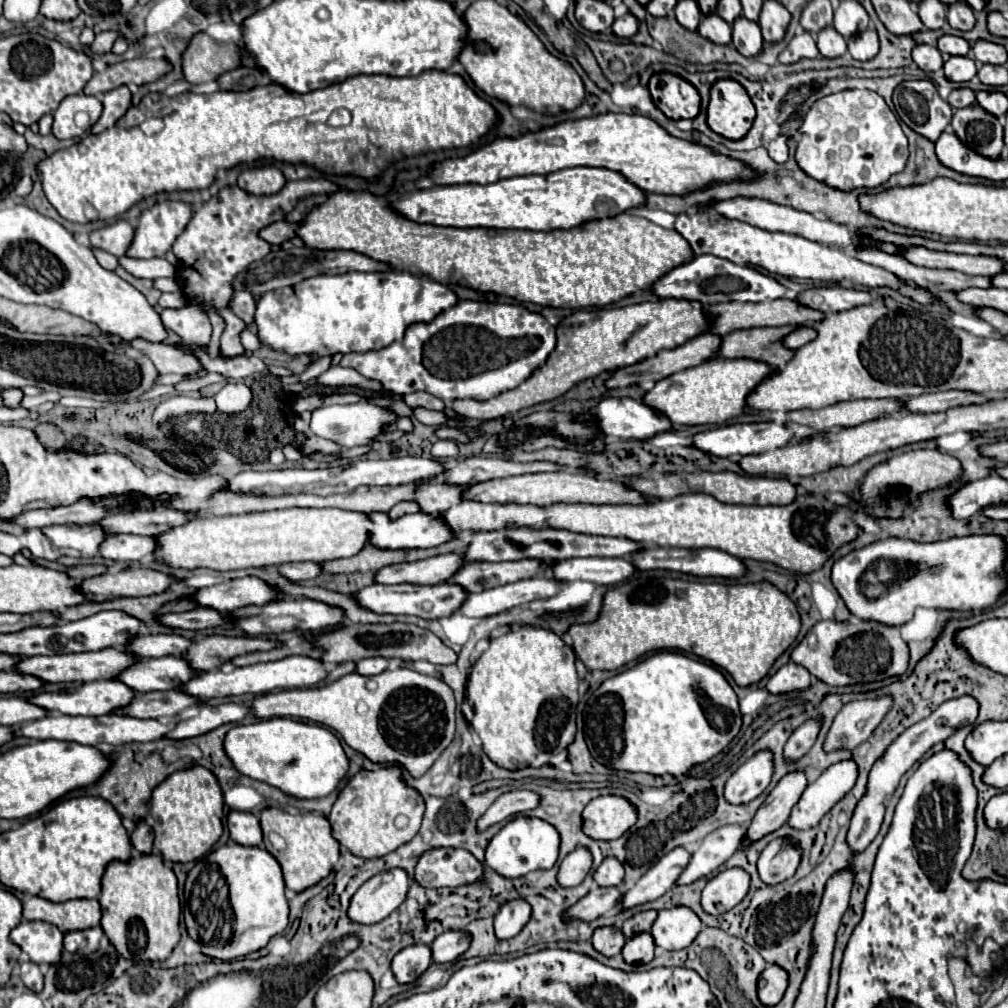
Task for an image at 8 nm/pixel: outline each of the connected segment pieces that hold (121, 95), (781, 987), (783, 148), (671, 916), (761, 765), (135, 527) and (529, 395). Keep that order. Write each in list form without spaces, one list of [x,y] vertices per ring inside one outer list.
[[[120,86],[102,94],[100,100],[104,104],[104,110],[102,110],[100,120],[90,128],[92,134],[100,134],[106,128],[112,128],[126,114],[126,110],[132,104],[132,92],[128,90],[128,86]]]
[[[770,964],[758,978],[758,1000],[766,1006],[776,1006],[782,1000],[786,986],[788,974],[780,966]]]
[[[778,134],[778,136],[768,144],[768,154],[775,162],[786,162],[785,160],[788,160],[788,144],[786,144],[786,136]]]
[[[686,906],[660,910],[650,930],[656,946],[664,950],[688,948],[702,928],[700,918]]]
[[[758,752],[728,778],[724,798],[730,804],[746,804],[766,790],[770,778],[772,778],[772,752]]]
[[[172,508],[160,510],[136,510],[136,512],[118,512],[106,516],[100,526],[108,534],[144,534],[156,536],[176,528],[178,524],[188,524],[194,520],[194,512],[174,512]]]
[[[662,298],[656,302],[640,302],[622,308],[600,308],[600,310],[580,310],[566,316],[556,328],[558,344],[550,354],[544,368],[536,370],[524,384],[508,390],[492,400],[454,400],[454,410],[466,418],[474,420],[496,420],[518,410],[556,400],[558,396],[572,390],[576,384],[596,378],[602,372],[618,370],[638,360],[656,356],[662,350],[682,346],[686,340],[700,336],[710,330],[712,320],[706,316],[704,306],[696,300],[674,300]]]

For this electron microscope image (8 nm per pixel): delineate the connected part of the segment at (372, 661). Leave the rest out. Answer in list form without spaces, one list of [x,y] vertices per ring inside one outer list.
[[[364,658],[360,662],[356,662],[356,672],[362,676],[374,676],[380,674],[388,668],[388,660],[386,658]]]

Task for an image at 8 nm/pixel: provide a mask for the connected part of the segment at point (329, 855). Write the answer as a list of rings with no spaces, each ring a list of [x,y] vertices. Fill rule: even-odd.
[[[266,808],[260,814],[260,826],[264,830],[264,846],[266,846],[266,850],[282,866],[286,888],[290,888],[294,892],[302,892],[302,890],[318,884],[322,878],[326,878],[332,872],[332,866],[336,864],[336,860],[340,856],[340,846],[330,834],[328,818],[316,816],[316,814],[306,814],[306,816],[294,814],[292,816],[288,812],[280,812],[276,808]],[[270,832],[276,832],[276,834],[280,834],[286,840],[286,848],[284,850],[276,850],[270,844],[270,840],[268,840]]]

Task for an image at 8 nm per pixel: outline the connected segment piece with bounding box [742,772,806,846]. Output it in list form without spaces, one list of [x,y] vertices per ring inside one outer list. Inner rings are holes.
[[[804,772],[786,774],[776,784],[776,788],[768,794],[764,804],[758,808],[754,820],[746,828],[746,840],[742,840],[742,846],[750,846],[754,844],[754,840],[760,840],[762,836],[786,824],[790,810],[800,800],[800,794],[804,792],[804,788],[806,788]]]

